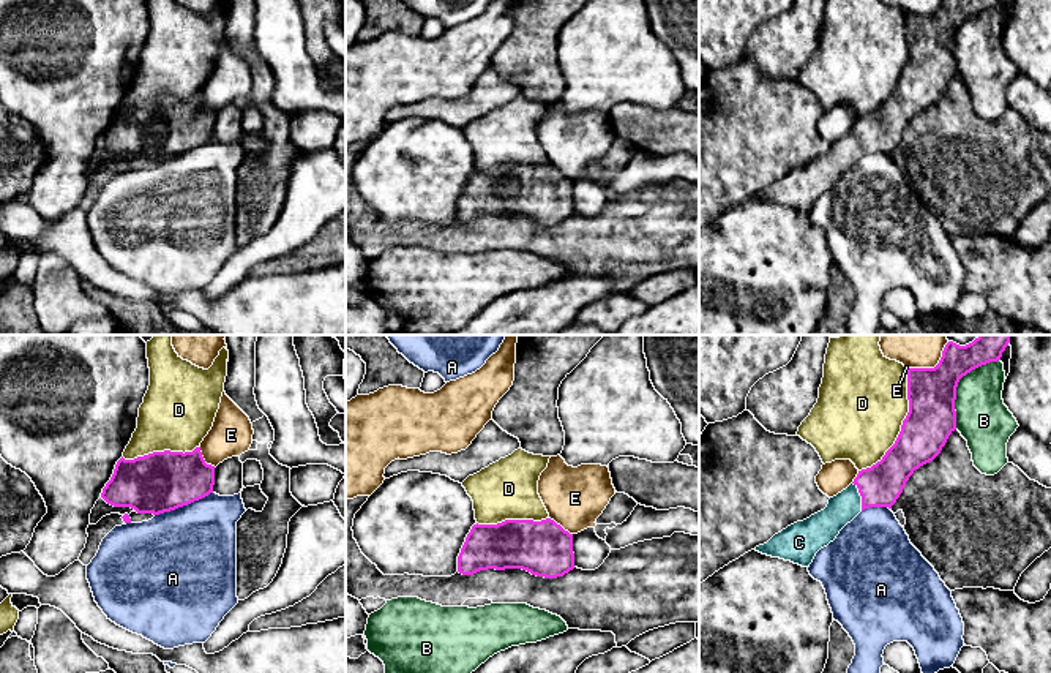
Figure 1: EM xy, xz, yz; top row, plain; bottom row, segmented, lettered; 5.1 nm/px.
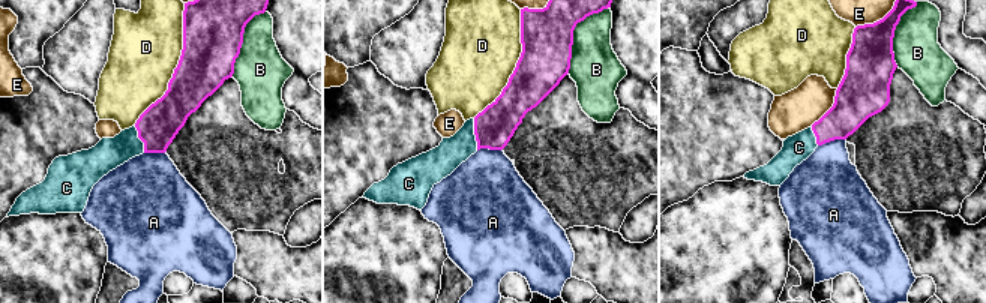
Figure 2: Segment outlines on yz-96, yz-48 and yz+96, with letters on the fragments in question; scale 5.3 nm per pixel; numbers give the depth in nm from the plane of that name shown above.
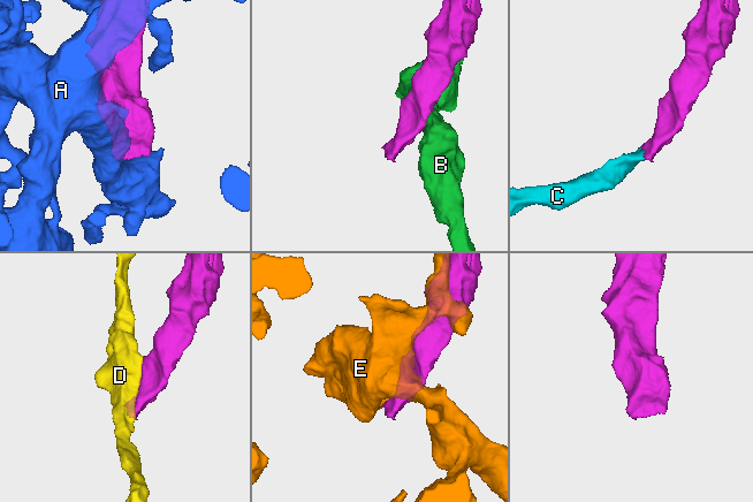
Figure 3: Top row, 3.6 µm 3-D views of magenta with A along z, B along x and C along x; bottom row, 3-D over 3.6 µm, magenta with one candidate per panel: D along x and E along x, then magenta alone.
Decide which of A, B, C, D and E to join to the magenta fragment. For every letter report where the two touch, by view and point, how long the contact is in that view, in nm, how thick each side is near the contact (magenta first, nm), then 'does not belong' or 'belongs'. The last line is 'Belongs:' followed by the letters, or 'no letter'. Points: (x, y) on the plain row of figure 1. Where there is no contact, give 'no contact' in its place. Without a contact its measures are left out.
A: xy (183, 150) | 320 nm | 300/480 nm | does not belong
B: yz (957, 30) | 420 nm | 260/280 nm | does not belong
C: yz (860, 141) | 150 nm | 220/160 nm | belongs
D: yz (901, 71) | 600 nm | 260/460 nm | does not belong
E: yz (927, 15) | 200 nm | 260/80 nm | does not belong
Belongs: C

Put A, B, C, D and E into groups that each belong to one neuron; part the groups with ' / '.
A / B / C / D / E

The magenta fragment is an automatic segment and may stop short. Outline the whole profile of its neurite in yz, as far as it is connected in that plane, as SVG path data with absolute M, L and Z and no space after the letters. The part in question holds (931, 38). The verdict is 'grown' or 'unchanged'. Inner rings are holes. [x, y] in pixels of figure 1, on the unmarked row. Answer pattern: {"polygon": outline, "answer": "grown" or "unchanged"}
{"polygon": "M942 0L934 14L907 14L909 58L903 66L895 90L885 98L882 106L871 114L858 117L854 128L830 144L824 156L787 172L754 196L810 213L816 199L833 188L840 177L862 156L870 153L892 155L914 117L933 107L941 100L948 82L956 76L955 46L959 25L982 11L1001 6L1001 3L1002 0Z", "answer": "grown"}

